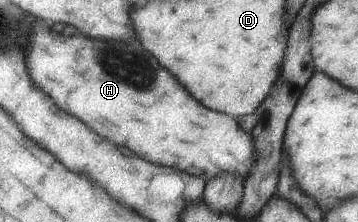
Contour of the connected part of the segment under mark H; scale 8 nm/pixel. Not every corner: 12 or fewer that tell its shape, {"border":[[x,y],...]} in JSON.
{"border":[[33,21],[26,64],[64,112],[135,155],[243,177],[250,133],[139,39]]}

